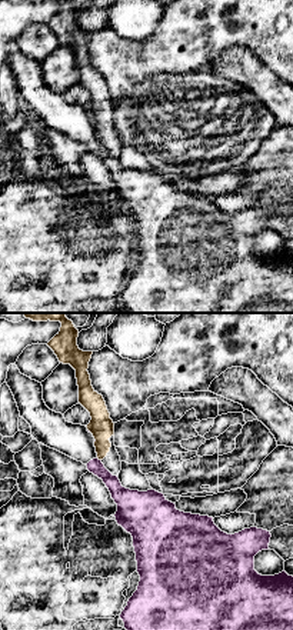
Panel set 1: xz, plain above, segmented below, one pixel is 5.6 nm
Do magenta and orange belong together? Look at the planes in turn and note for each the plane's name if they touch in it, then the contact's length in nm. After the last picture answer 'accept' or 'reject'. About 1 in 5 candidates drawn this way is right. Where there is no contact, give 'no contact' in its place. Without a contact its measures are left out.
xz | 40 nm

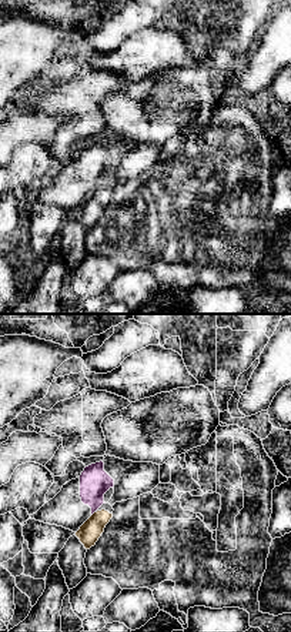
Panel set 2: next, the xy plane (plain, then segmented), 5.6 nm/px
xy | 40 nm

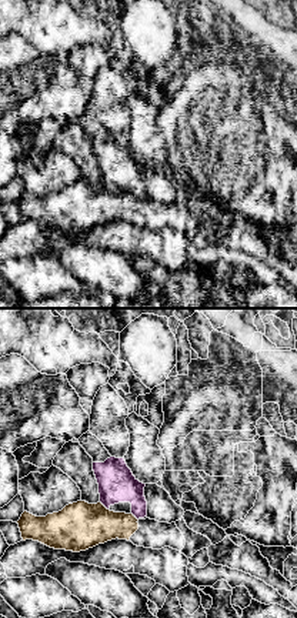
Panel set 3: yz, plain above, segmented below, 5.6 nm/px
yz | 70 nm

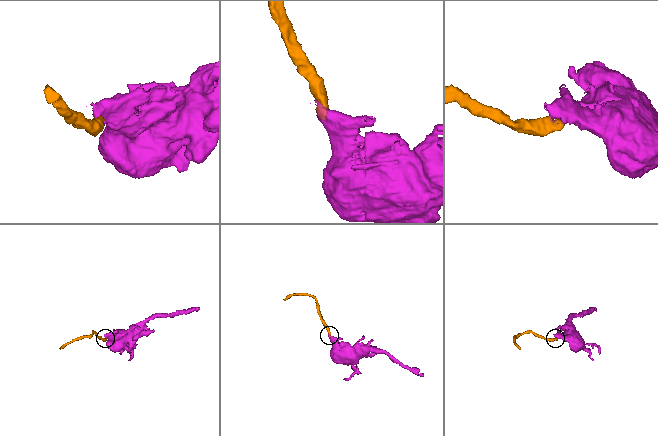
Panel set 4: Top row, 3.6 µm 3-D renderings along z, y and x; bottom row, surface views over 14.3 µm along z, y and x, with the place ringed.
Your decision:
reject

